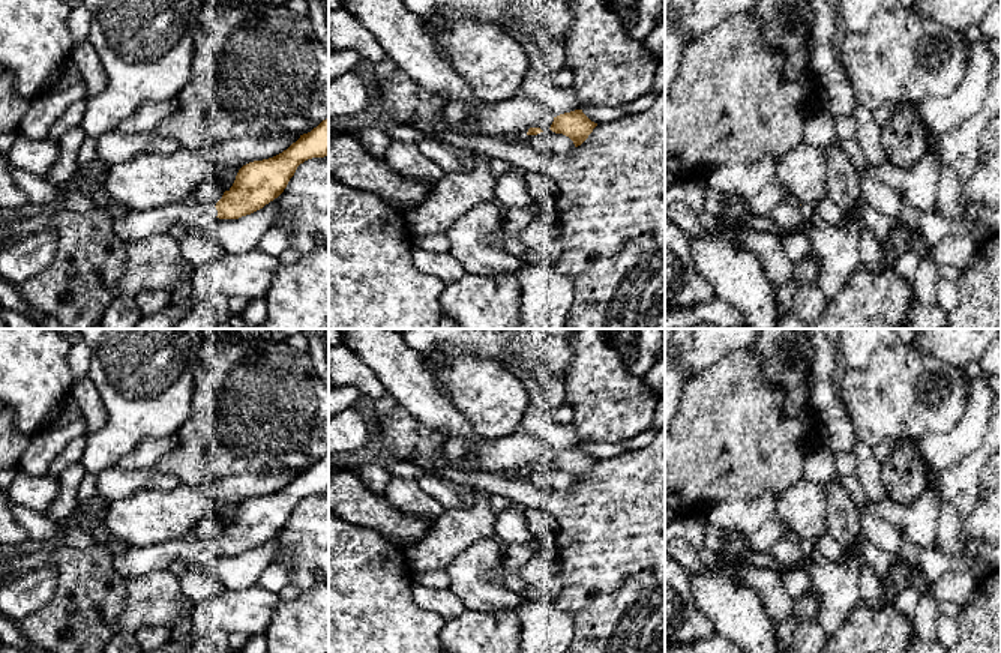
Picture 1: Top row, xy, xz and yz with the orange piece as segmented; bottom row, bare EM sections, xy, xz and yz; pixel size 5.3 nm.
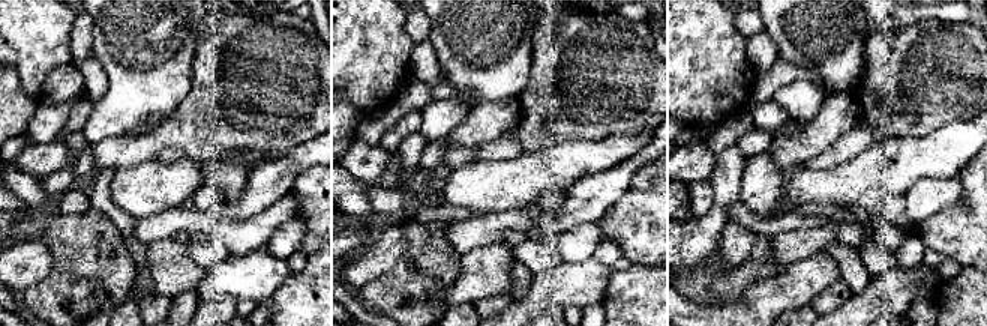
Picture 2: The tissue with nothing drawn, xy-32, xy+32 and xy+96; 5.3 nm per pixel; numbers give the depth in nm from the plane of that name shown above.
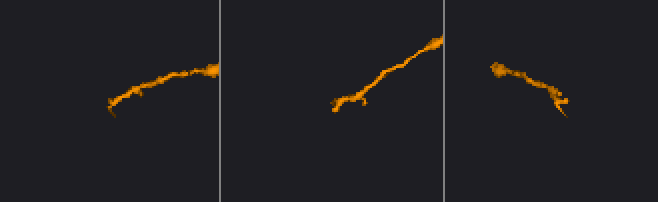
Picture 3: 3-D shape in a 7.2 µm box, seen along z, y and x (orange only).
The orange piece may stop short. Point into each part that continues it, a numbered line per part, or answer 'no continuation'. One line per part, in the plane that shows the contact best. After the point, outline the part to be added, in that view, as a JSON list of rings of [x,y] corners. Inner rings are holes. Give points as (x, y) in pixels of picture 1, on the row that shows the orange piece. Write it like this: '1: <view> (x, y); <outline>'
1: xz (515, 116); [[[513,96],[507,101],[486,104],[479,113],[467,116],[462,122],[482,135],[498,138],[512,134],[524,138],[530,128],[549,129],[554,116],[543,105]]]

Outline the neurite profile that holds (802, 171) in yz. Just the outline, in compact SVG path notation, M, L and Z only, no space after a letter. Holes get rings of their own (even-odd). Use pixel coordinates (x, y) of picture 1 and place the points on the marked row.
M801 143L777 159L774 180L809 213L827 198L827 153Z

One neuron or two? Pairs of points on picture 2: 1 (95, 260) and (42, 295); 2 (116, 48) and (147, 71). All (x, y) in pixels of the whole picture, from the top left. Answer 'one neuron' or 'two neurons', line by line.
1: one neuron
2: one neuron

